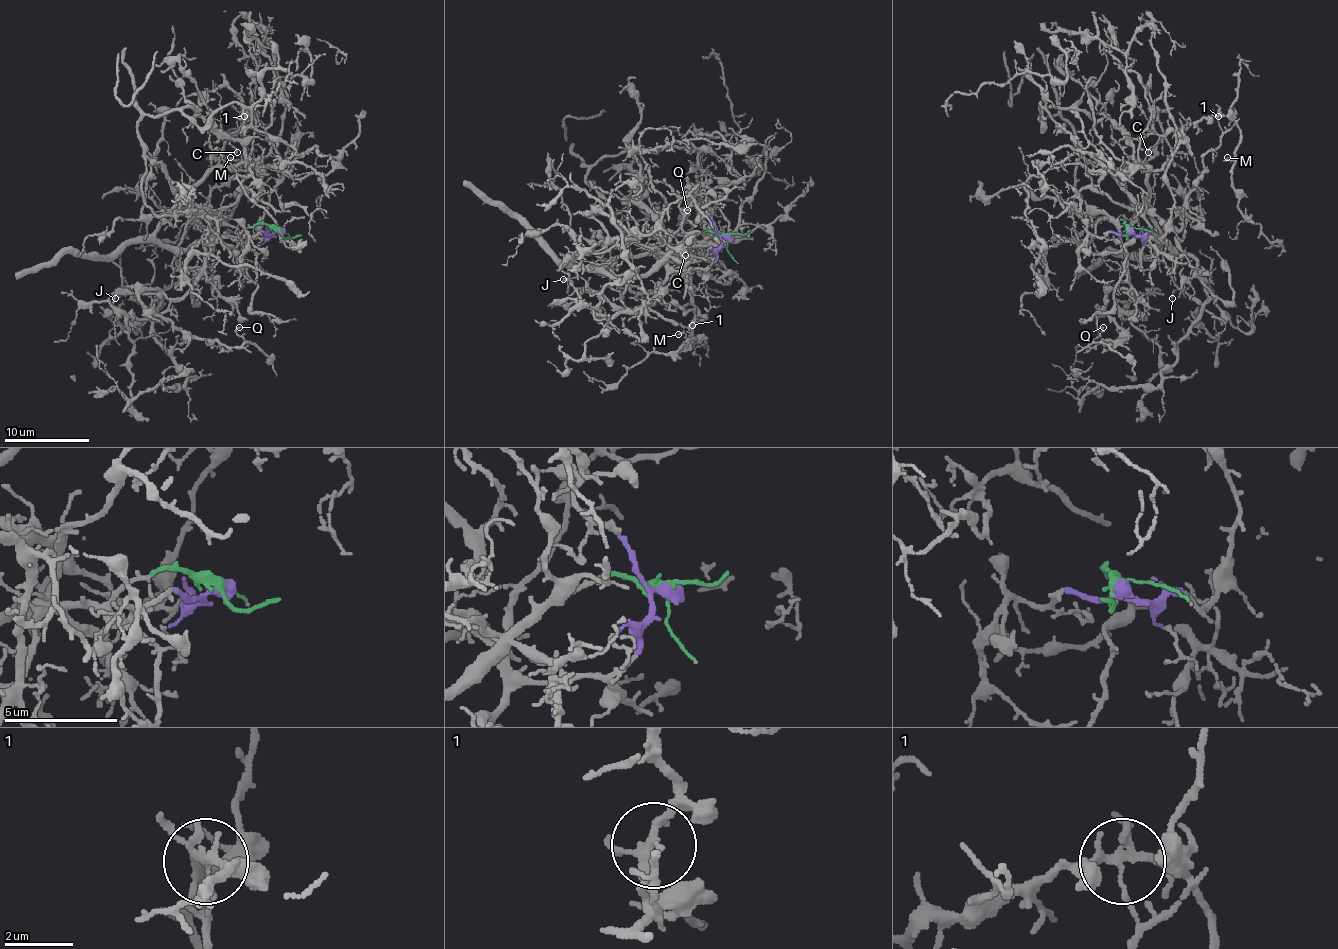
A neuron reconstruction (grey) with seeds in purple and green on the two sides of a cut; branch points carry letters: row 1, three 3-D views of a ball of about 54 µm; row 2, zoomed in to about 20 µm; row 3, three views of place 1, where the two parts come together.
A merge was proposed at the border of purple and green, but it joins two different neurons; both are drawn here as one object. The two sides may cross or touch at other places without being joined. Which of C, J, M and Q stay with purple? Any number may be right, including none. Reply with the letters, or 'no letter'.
C, M, Q

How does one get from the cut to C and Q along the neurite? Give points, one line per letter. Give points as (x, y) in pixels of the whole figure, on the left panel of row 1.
C: (280, 231), (244, 237), (187, 203), (144, 152), (138, 123), (193, 108), (193, 121), (227, 133), (238, 152)
Q: (280, 231), (244, 237), (144, 159), (144, 201), (208, 227), (204, 273), (140, 301), (233, 348), (240, 326)

